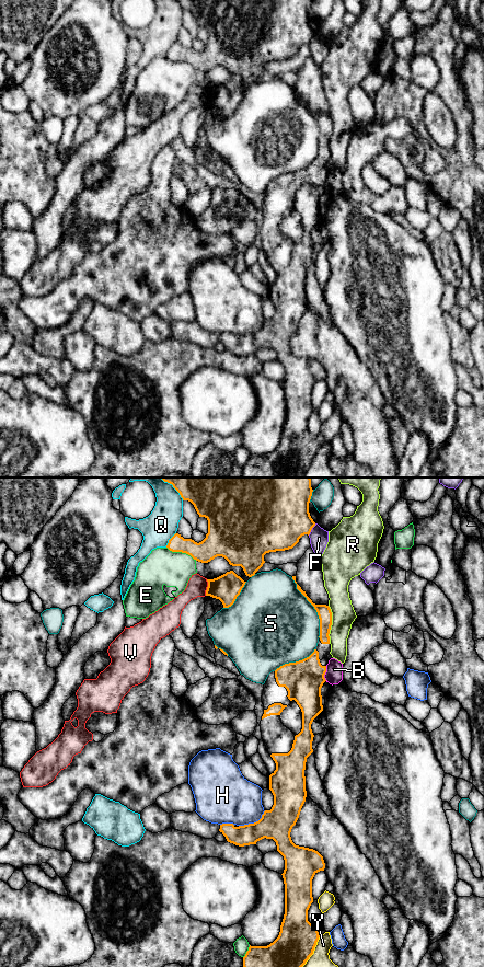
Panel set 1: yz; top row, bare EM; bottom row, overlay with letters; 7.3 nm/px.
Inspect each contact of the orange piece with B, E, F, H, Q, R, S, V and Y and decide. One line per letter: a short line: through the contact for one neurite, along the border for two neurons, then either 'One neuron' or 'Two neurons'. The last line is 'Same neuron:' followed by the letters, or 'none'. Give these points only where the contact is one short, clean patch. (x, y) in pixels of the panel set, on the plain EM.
B: Two neurons
E: Two neurons
F: Two neurons
H: Two neurons
Q: Two neurons
R: Two neurons
S: Two neurons
V: Two neurons
Y: Two neurons
Same neuron: none

